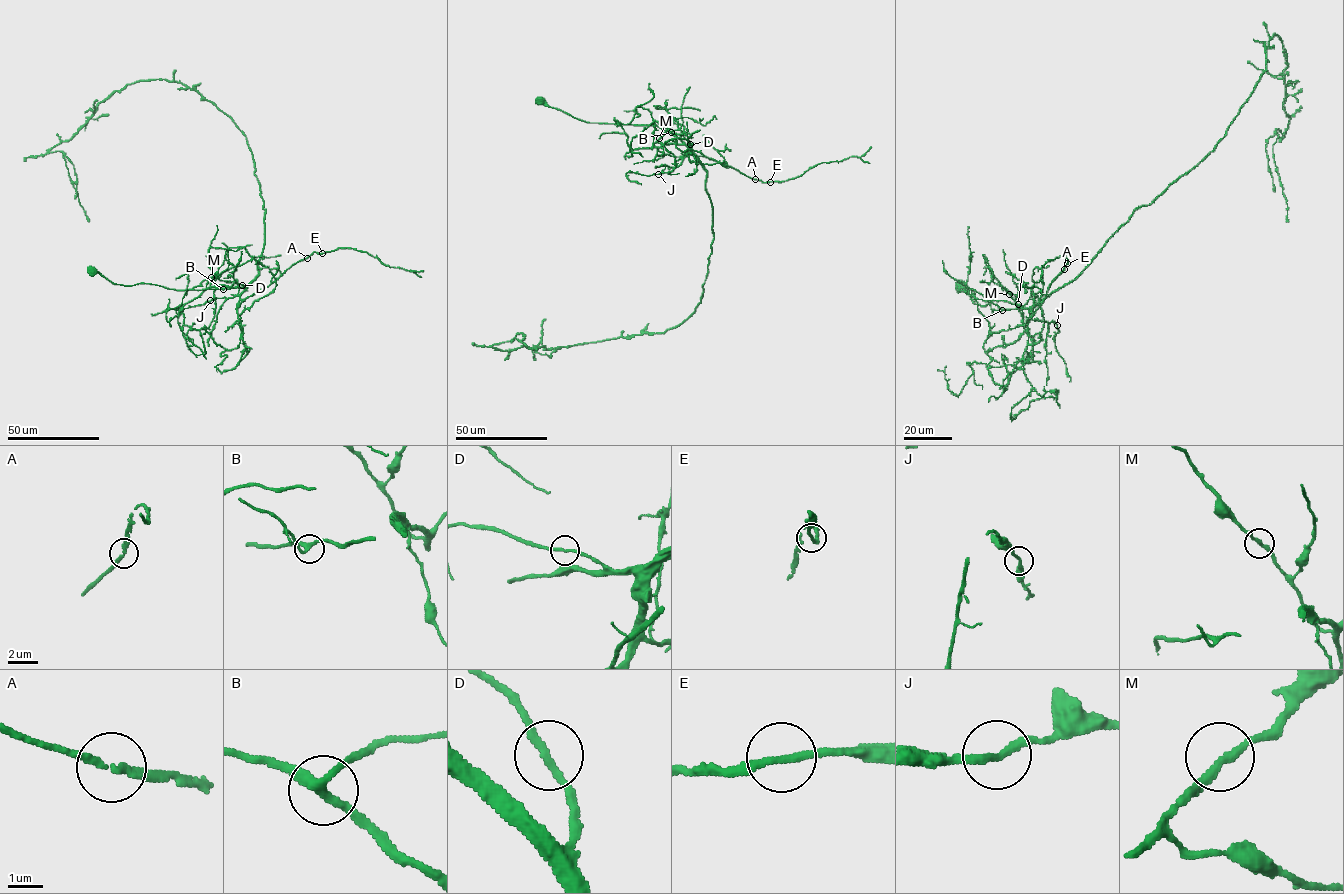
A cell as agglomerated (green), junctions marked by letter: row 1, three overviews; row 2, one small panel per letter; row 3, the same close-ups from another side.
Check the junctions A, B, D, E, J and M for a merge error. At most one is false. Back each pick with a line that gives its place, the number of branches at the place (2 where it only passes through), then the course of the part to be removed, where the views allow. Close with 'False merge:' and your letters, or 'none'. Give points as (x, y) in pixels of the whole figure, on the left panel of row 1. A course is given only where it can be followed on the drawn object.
False merge: none

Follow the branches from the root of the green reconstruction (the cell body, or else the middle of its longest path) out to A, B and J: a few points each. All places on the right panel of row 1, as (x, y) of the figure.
A: (961, 283), (975, 304), (985, 306), (989, 302), (992, 312), (1028, 308), (1026, 324), (1064, 269)
B: (961, 283), (975, 304), (985, 306), (989, 302), (992, 312), (1002, 310)
J: (961, 283), (975, 304), (985, 306), (989, 302), (992, 312), (1028, 308), (1032, 319), (1053, 321), (1057, 325)

